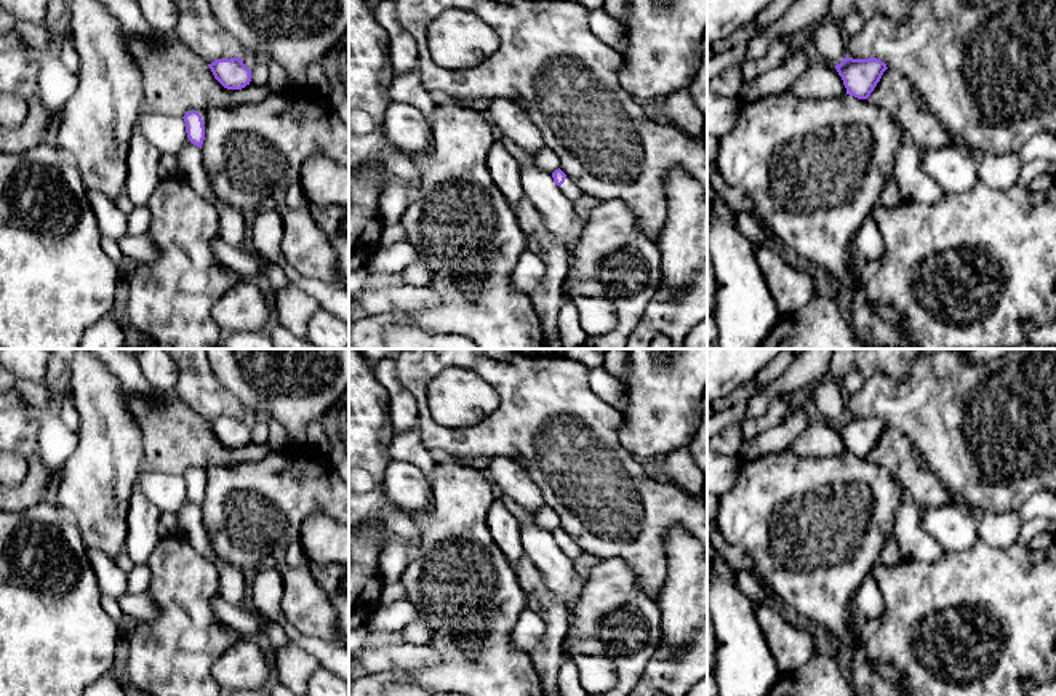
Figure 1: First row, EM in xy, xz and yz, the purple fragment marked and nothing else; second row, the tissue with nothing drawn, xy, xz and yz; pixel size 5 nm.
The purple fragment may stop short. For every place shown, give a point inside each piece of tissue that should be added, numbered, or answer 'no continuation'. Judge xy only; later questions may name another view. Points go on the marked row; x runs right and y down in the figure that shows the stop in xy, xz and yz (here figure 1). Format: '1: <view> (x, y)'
no continuation

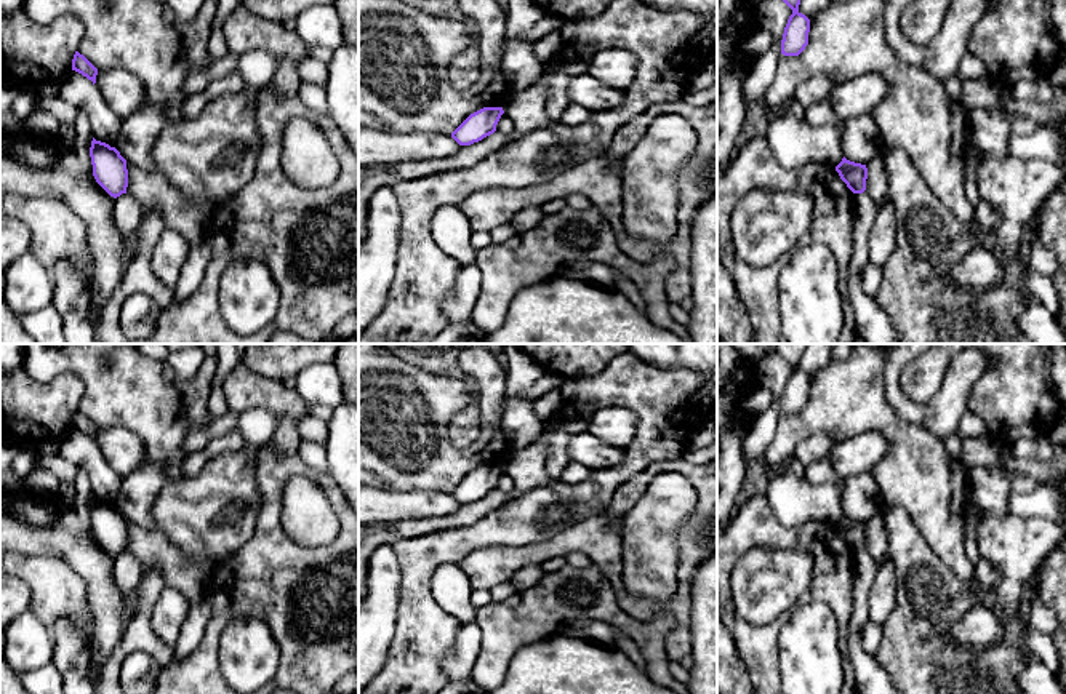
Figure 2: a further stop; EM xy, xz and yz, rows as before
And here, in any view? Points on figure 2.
no continuation

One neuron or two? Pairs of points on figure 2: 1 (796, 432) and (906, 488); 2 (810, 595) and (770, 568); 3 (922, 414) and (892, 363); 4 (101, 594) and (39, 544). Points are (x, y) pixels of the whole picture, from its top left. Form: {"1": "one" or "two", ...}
{"1": "one", "2": "two", "3": "one", "4": "one"}

